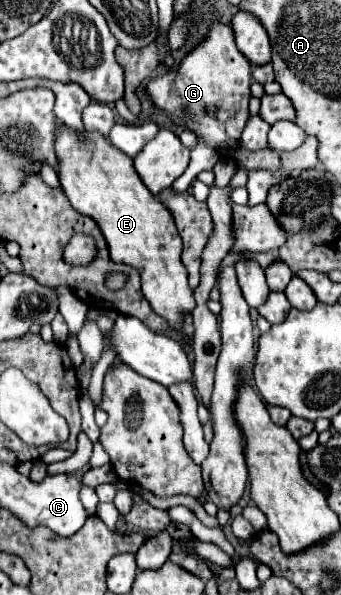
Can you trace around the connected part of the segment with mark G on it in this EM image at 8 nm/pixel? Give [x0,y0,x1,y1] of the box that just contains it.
[147,20,251,150]

